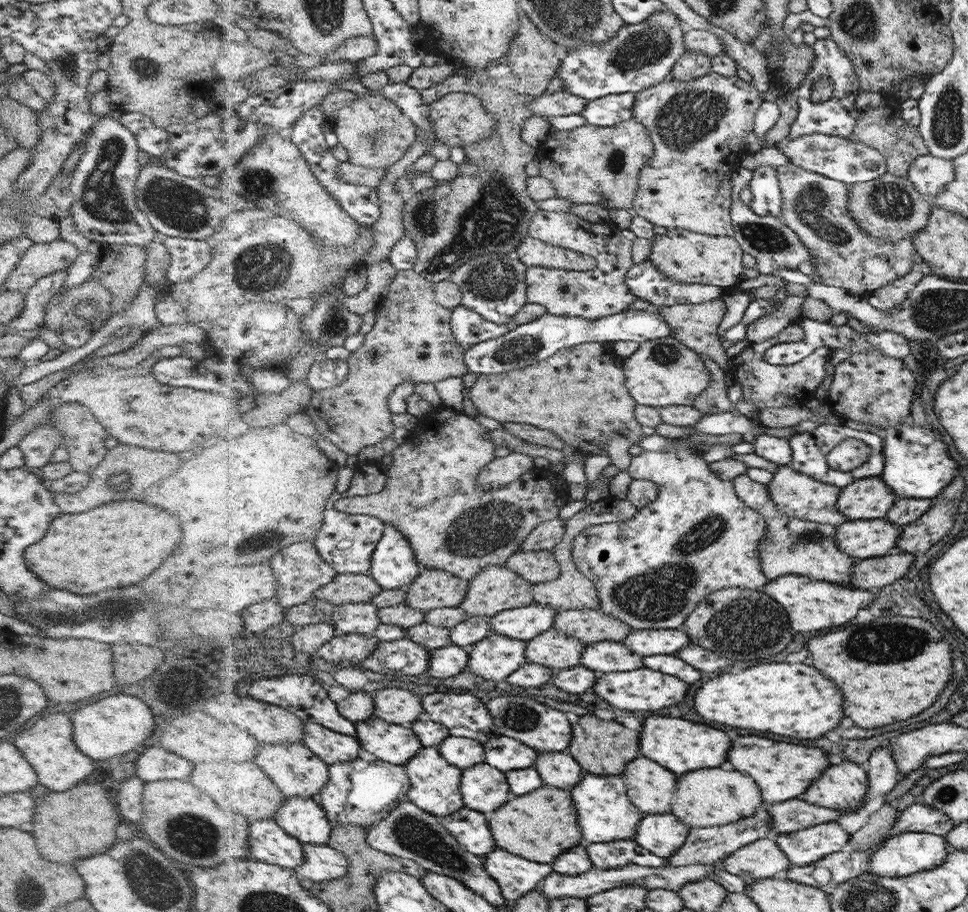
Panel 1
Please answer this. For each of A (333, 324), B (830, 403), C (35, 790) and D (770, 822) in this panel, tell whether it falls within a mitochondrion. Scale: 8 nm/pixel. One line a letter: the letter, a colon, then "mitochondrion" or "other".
A: mitochondrion
B: other
C: other
D: other

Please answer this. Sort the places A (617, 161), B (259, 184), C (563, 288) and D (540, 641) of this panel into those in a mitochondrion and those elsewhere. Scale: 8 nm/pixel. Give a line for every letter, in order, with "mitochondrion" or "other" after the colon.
A: mitochondrion
B: mitochondrion
C: mitochondrion
D: other

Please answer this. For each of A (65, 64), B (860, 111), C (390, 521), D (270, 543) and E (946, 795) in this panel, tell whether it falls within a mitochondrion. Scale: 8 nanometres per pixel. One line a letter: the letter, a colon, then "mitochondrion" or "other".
A: mitochondrion
B: other
C: other
D: mitochondrion
E: mitochondrion

